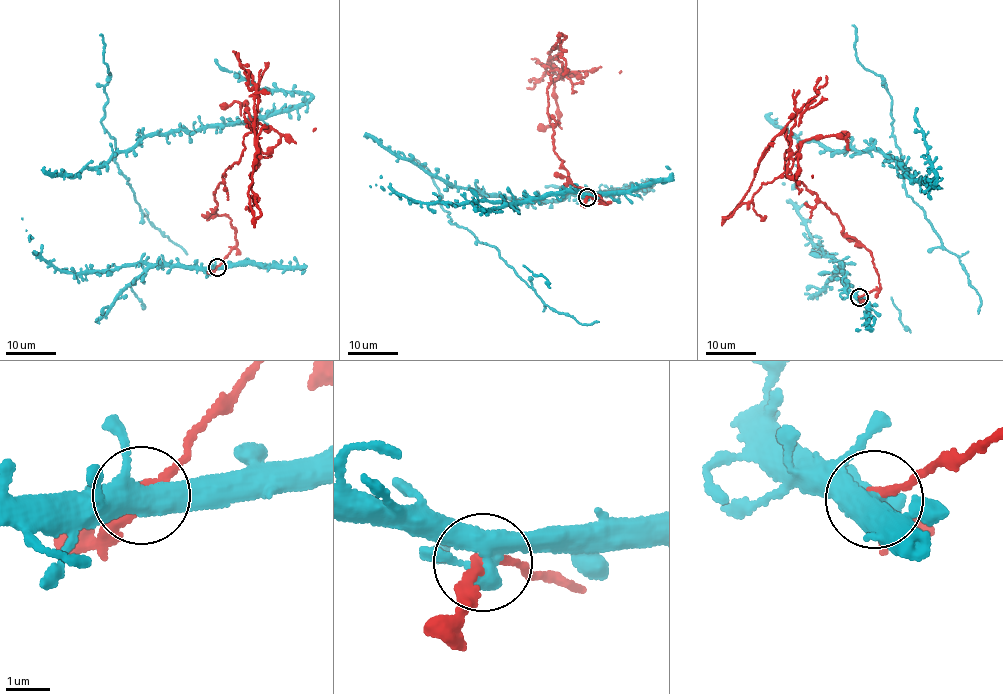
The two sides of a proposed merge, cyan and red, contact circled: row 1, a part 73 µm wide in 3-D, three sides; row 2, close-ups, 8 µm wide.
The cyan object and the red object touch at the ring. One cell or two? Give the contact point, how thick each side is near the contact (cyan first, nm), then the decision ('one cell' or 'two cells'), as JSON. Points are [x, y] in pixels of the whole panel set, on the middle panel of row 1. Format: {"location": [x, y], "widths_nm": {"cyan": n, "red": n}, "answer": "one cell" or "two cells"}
{"location": [587, 197], "widths_nm": {"cyan": 550, "red": 200}, "answer": "two cells"}

